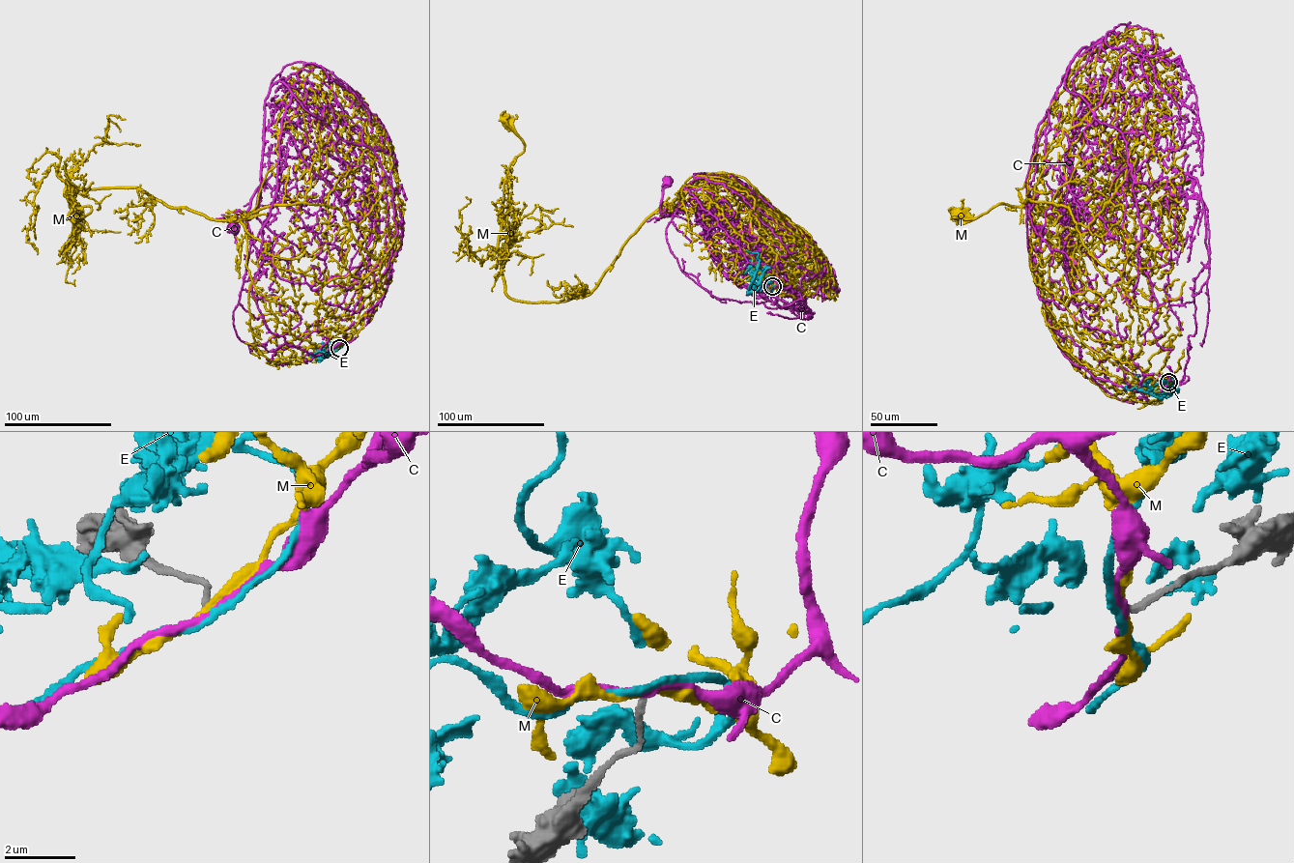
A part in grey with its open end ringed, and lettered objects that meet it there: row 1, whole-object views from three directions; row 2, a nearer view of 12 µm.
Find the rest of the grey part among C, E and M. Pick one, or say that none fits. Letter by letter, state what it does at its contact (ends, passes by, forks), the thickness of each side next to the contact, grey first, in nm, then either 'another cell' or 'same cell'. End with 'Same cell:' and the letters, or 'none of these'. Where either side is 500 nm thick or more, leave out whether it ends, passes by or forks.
C: it passes by | 190/170 nm | another cell
E: it passes by | 180/180 nm | same cell
M: it passes by | 190/170 nm | another cell
Same cell: E

